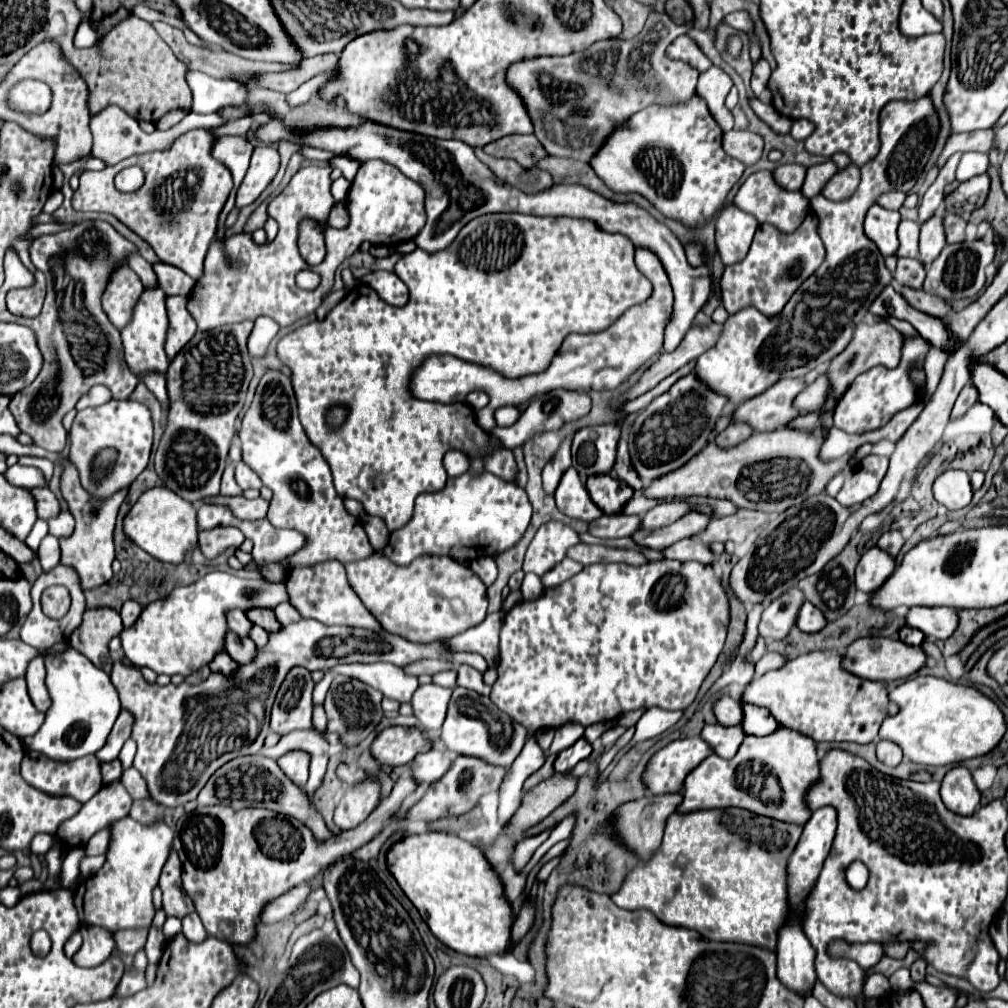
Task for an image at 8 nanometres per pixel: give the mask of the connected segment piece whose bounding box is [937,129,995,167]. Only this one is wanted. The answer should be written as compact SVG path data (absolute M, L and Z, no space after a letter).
M985 129L985 131L971 131L971 133L957 133L957 135L951 135L939 161L937 161L937 167L941 167L955 151L981 151L981 153L987 153L993 145L993 137L995 137L995 131L993 129Z

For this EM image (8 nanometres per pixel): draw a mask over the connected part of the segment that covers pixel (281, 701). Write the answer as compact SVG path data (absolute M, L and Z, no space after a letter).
M293 667L287 673L271 711L271 729L275 733L285 735L293 729L311 729L313 687L309 669Z

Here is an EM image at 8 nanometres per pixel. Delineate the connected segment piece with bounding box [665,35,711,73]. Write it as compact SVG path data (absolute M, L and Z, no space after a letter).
M687 35L675 39L675 41L667 47L665 55L667 55L669 59L677 59L677 61L683 61L683 63L691 65L691 67L697 69L699 73L703 73L703 71L707 71L707 69L711 67L711 61L701 53L701 49L695 45L695 41L689 39Z

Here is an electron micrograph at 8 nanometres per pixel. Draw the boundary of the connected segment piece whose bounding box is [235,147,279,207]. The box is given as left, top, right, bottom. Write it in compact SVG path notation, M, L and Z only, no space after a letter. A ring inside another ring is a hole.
M255 147L251 155L249 171L243 179L243 183L237 189L235 207L243 207L253 203L261 191L271 183L279 169L279 153L273 147Z

